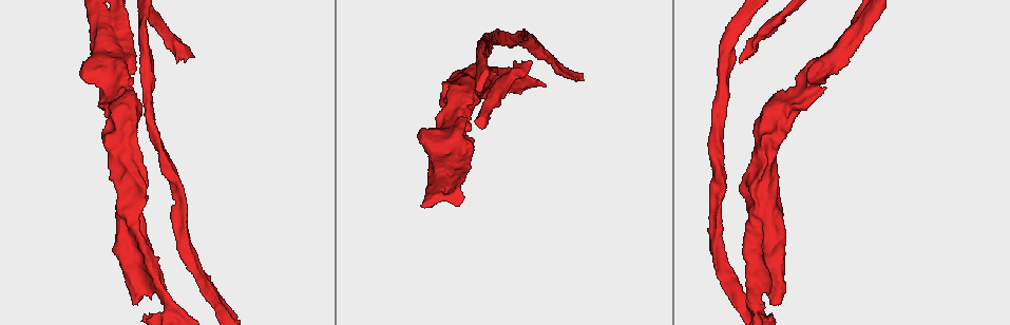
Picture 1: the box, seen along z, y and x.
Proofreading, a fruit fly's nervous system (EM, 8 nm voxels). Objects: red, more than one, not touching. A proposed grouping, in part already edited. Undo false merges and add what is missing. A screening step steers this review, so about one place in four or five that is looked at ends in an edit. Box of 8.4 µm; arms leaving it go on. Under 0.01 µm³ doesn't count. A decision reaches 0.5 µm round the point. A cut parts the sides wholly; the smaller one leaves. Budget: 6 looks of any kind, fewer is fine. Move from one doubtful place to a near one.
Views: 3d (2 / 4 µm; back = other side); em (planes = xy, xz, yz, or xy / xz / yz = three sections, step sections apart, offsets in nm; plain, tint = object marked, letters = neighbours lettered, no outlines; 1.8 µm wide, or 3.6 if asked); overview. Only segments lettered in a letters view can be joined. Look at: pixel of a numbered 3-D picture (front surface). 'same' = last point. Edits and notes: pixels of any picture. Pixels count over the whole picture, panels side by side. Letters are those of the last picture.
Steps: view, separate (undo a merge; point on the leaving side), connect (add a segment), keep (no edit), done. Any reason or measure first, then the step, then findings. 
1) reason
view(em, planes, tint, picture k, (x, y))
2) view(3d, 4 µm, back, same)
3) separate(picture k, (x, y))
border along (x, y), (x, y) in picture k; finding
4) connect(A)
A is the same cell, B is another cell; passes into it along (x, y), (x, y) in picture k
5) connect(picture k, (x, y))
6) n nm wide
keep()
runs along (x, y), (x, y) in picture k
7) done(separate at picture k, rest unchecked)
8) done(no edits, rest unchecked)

a narrow waist
view(3d, 4 µm, picture 1, (181, 208))

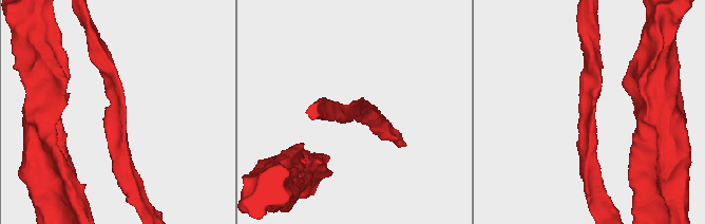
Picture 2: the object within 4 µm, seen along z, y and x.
arms of 220, 220 nm; need the tissue
view(em, xy, step 16, letters, picture 2, (118, 110))

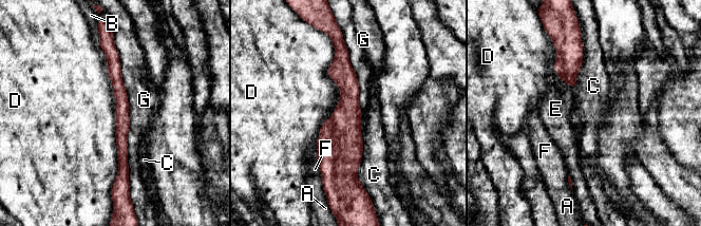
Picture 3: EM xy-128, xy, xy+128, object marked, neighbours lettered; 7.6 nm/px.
keep()
A, B, C, D, E, F and G are other cells; runs along (343, 49), (347, 169), (354, 175) in picture 3; continuous, no second cell

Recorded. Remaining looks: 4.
free end
view(3d, 2 µm, picture 1, (529, 61))

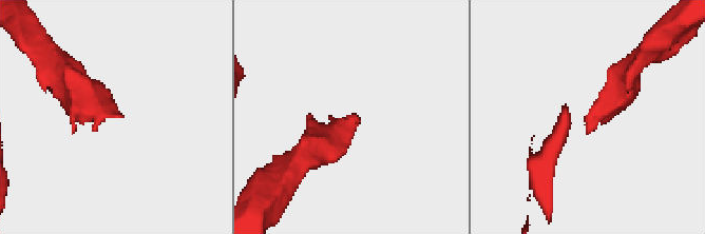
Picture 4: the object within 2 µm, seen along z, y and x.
view(em, planes, letters, picture 4, (358, 115))

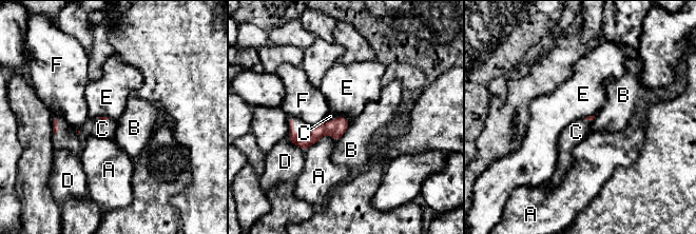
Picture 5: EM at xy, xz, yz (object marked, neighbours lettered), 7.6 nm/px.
connect(C)
C is the same cell, A, B, D, E and F are other cells; passes into it along (335, 128), (332, 119), (330, 116) in picture 5; the cell continues

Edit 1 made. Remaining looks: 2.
done(connect at picture 5, rest unchecked)

